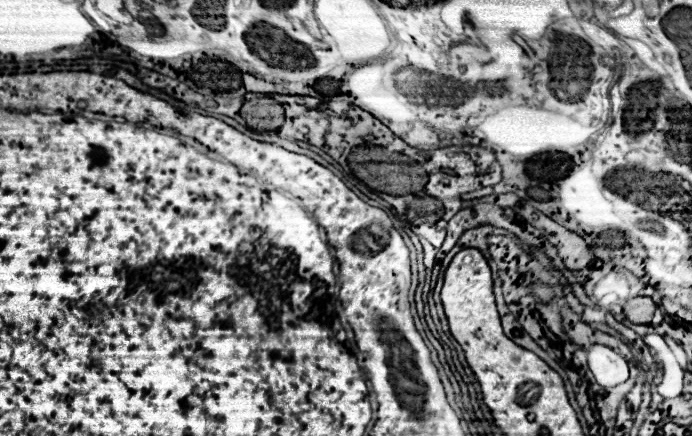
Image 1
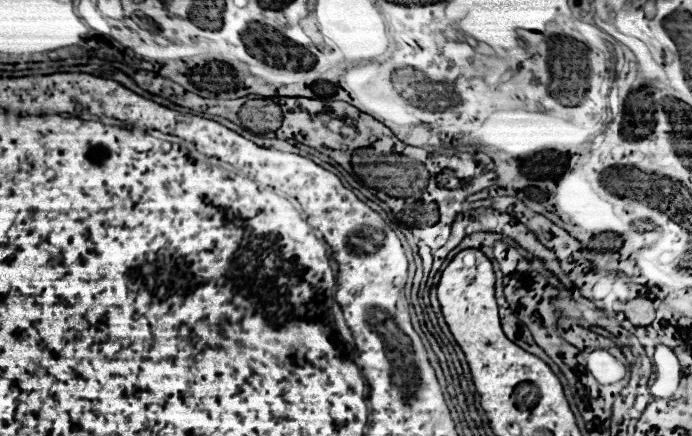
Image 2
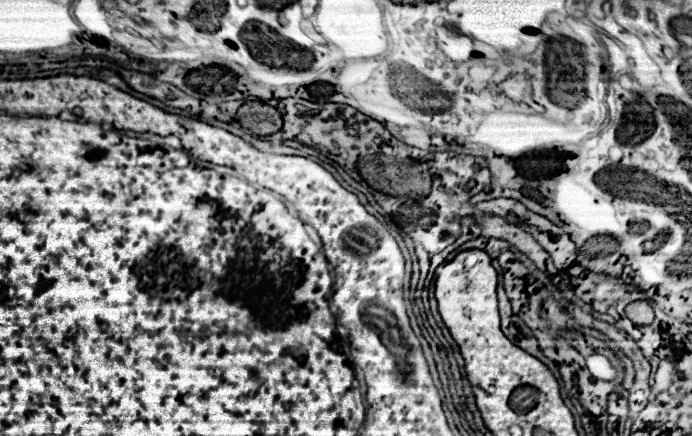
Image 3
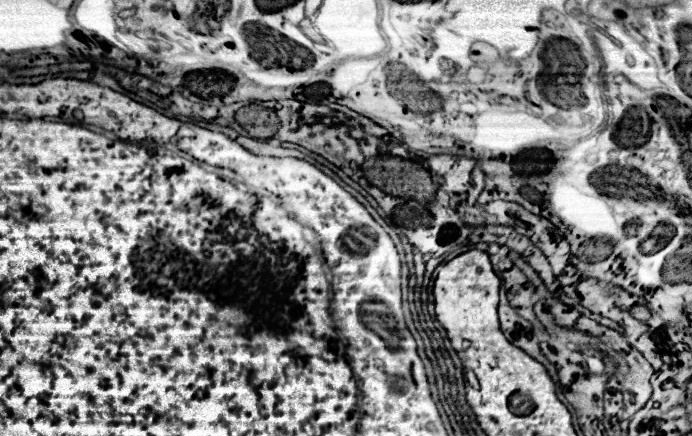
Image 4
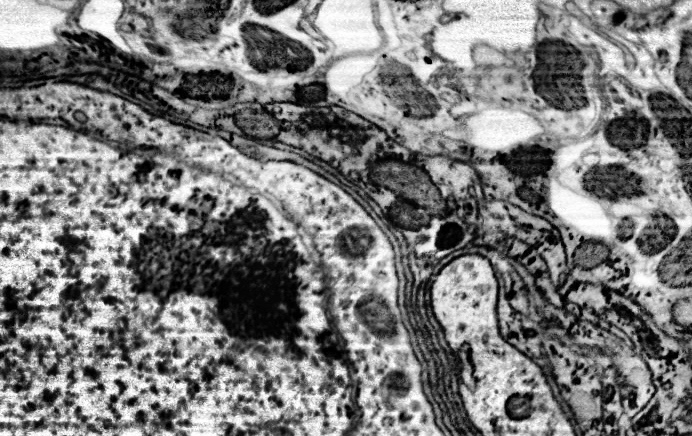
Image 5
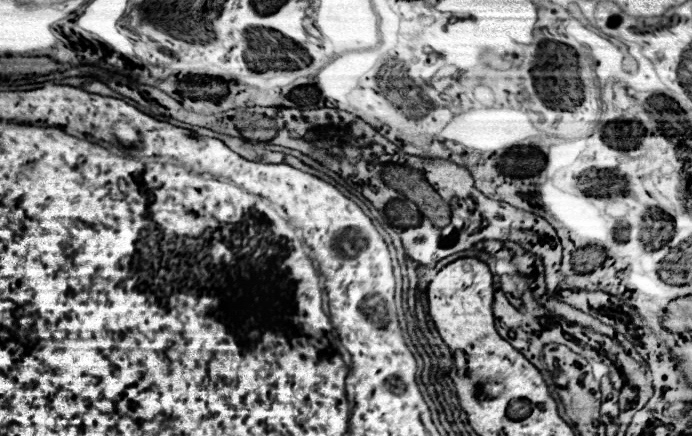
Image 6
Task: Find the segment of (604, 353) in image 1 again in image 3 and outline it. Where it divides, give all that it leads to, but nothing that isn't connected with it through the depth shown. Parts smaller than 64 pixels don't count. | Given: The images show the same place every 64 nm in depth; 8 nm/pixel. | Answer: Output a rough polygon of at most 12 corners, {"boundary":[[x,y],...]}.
{"boundary":[[600,354],[588,356],[586,364],[594,378],[614,380],[616,368]]}

